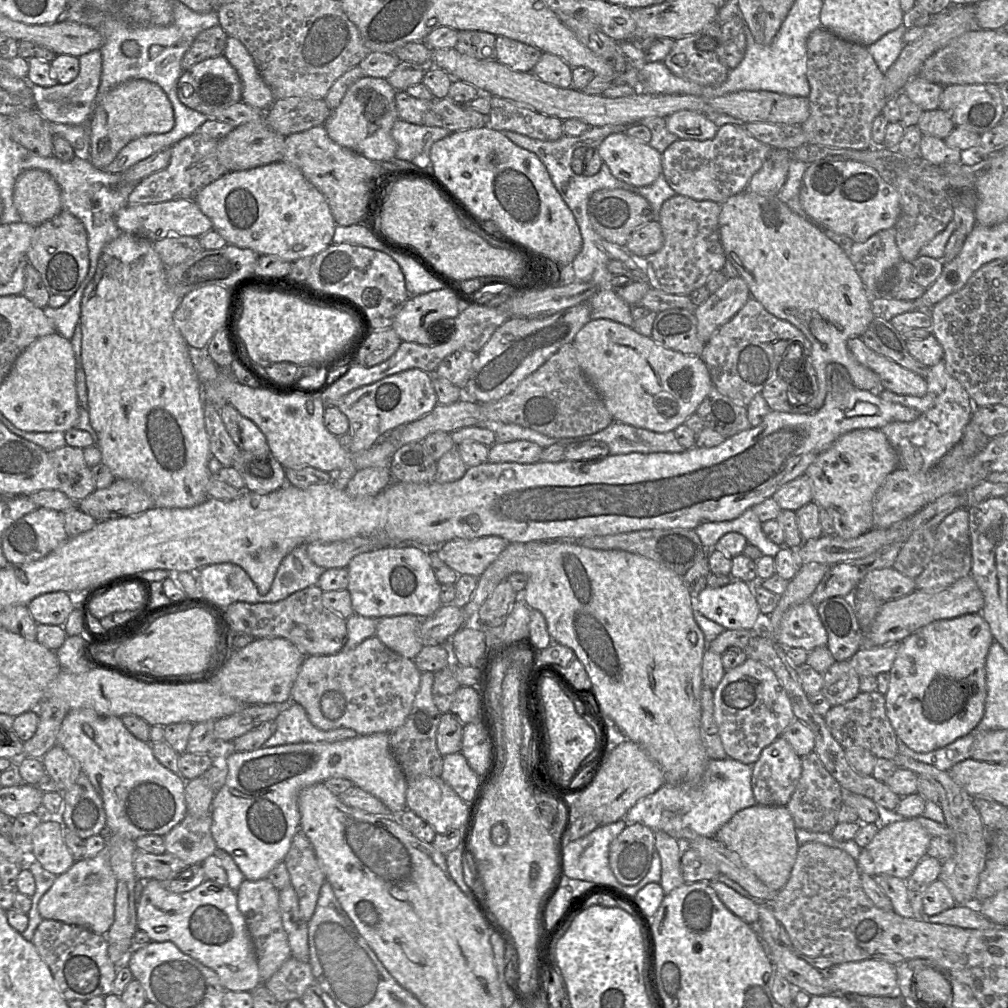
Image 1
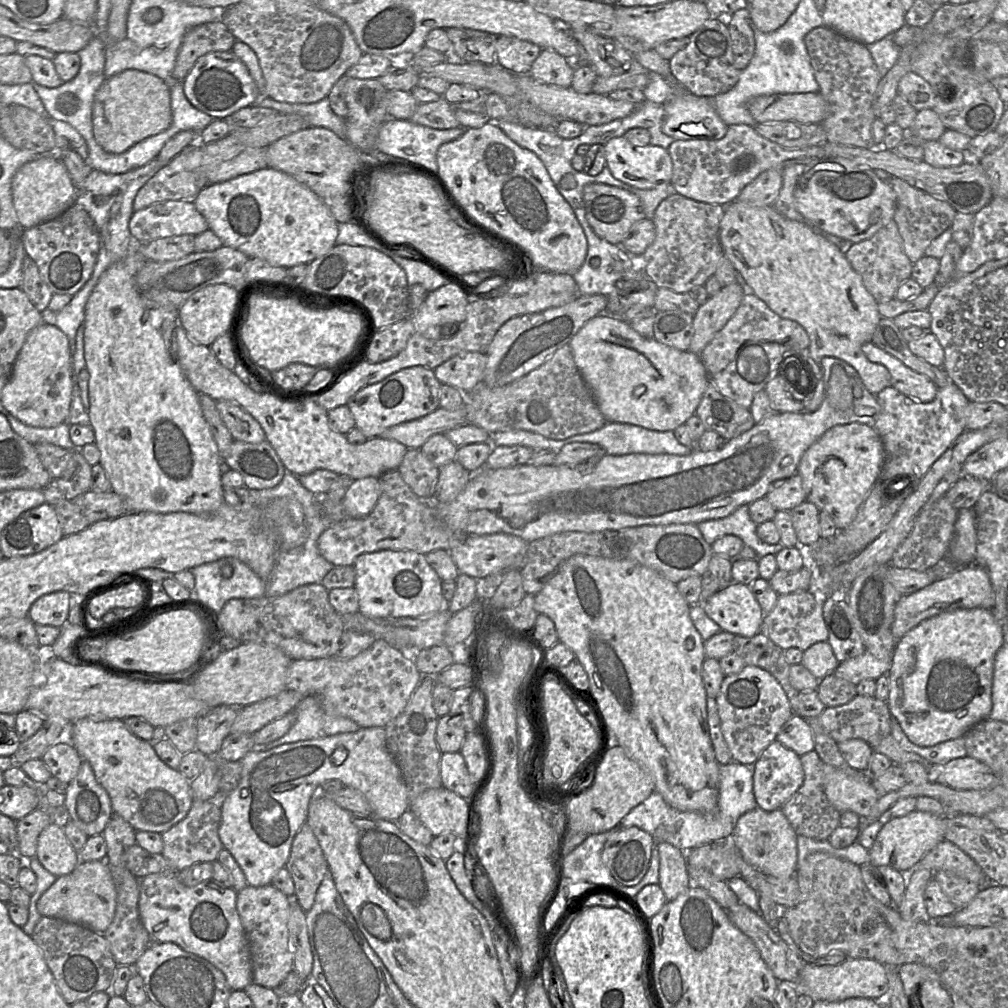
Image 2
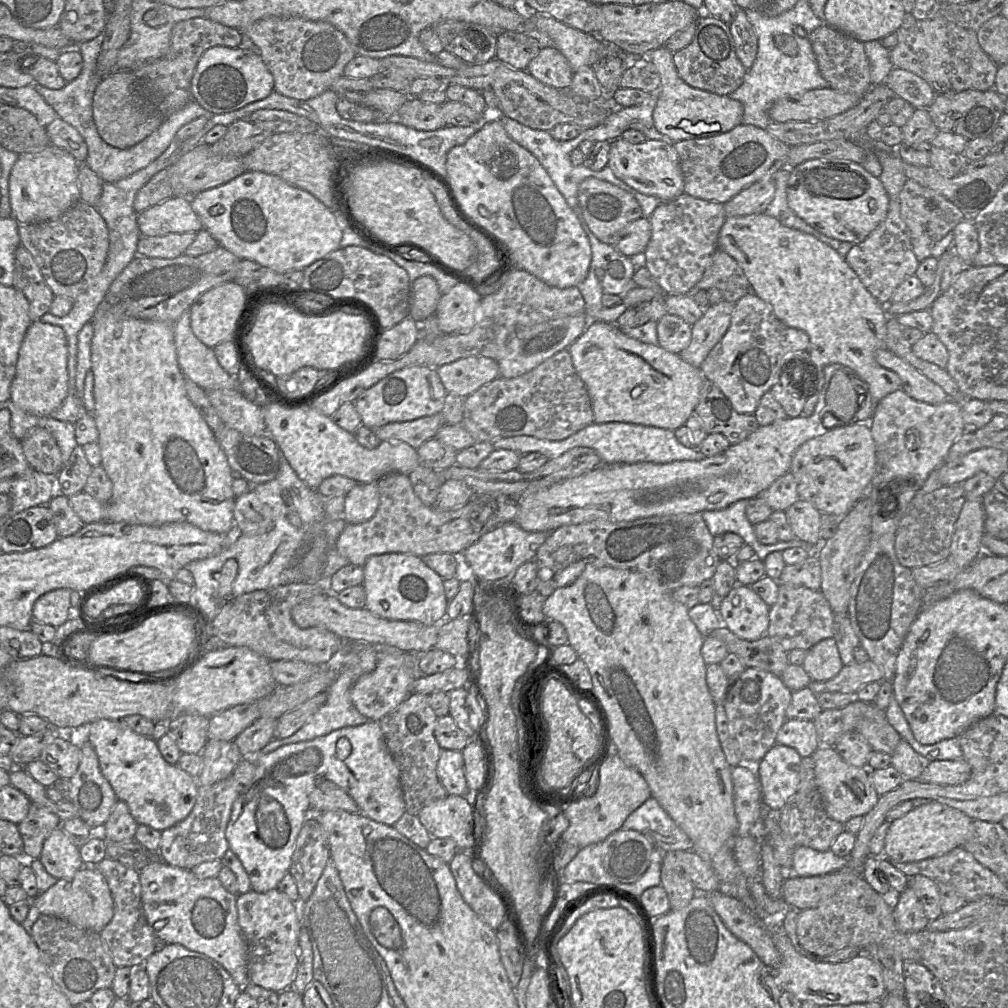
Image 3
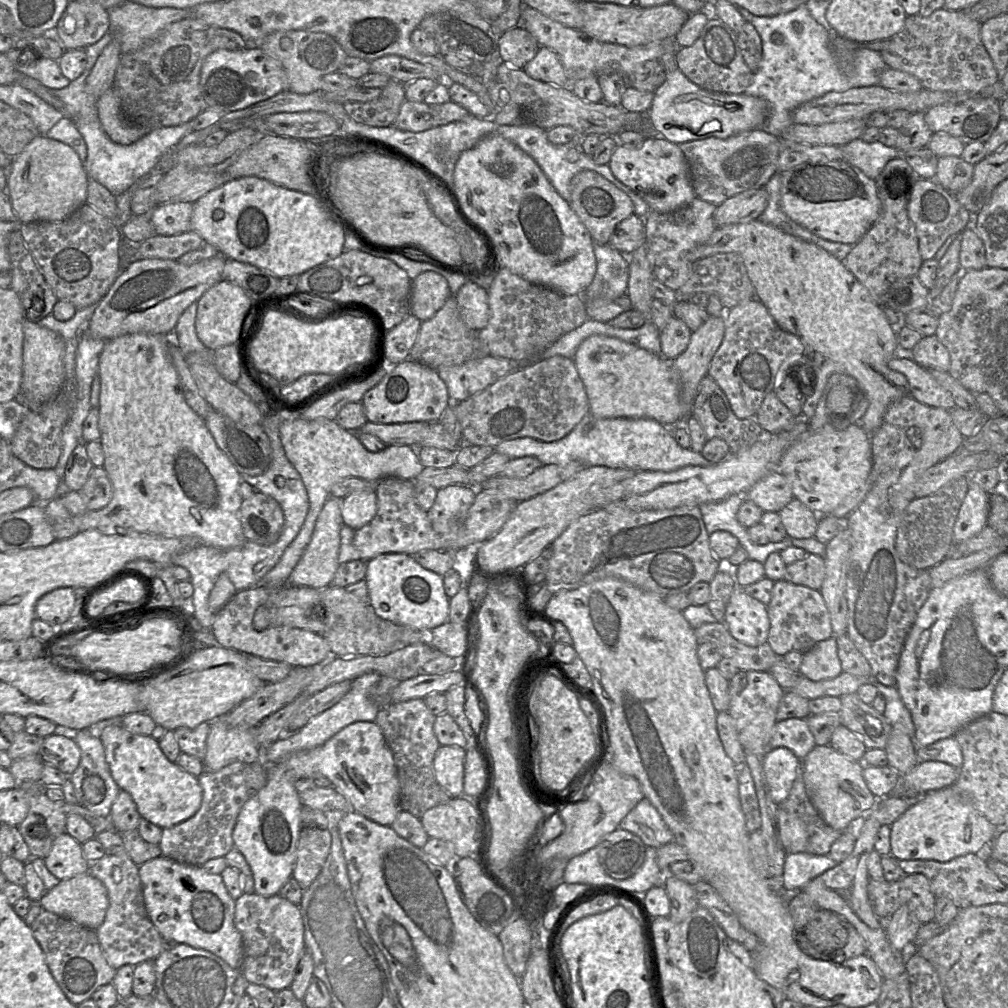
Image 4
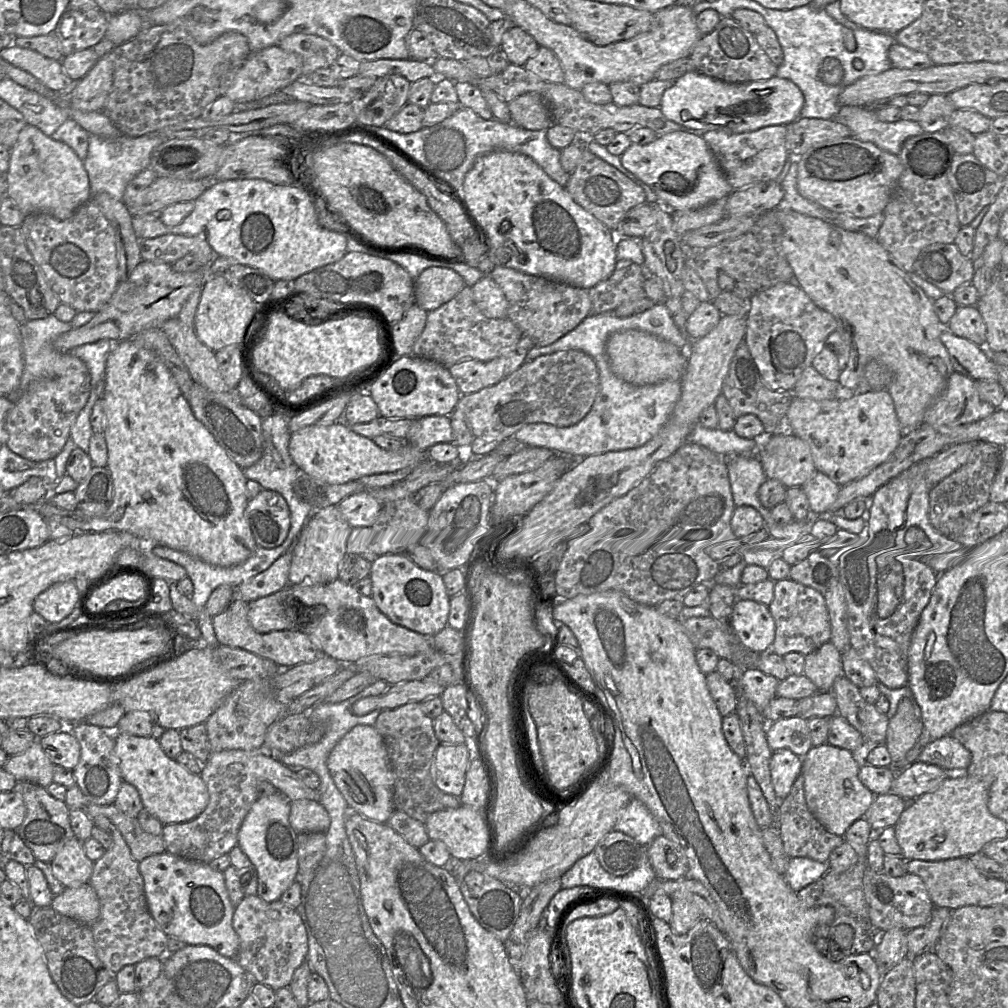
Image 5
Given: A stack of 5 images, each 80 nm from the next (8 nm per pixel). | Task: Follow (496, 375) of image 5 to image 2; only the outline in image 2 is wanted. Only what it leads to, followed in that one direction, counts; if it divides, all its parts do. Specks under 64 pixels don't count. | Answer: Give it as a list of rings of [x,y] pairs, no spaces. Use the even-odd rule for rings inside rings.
[[[461,353],[435,368],[434,374],[441,384],[453,386],[466,395],[483,383],[486,362],[485,353]]]

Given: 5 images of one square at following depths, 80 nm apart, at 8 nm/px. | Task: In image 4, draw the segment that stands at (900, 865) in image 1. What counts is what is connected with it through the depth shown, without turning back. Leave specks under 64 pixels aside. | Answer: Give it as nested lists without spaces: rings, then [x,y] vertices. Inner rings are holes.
[[[951,786],[932,791],[921,796],[918,803],[908,808],[890,826],[891,854],[897,860],[934,860],[947,862],[966,854],[982,854],[993,841],[999,828],[991,824],[987,818],[977,811],[969,802],[962,799]]]

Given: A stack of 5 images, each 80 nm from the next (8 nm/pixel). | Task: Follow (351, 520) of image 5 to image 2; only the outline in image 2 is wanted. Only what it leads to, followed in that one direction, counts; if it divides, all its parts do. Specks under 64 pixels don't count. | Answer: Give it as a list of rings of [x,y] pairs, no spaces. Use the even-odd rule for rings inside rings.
[[[376,477],[356,479],[348,487],[342,505],[350,518],[362,518],[374,509],[380,494],[379,480]]]

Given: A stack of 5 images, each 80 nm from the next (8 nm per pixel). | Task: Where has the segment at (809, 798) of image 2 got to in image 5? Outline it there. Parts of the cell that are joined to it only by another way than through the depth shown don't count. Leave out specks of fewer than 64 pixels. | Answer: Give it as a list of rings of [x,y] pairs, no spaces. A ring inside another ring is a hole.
[[[802,772],[793,783],[790,793],[778,803],[777,826],[784,851],[790,858],[804,857],[818,862],[827,862],[832,851],[845,841],[844,837],[827,831],[808,809]]]

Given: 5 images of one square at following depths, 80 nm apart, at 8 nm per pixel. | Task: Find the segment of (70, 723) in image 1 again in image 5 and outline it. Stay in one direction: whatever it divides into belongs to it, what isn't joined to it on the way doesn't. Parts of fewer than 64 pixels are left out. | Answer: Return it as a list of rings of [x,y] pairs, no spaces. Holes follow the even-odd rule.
[[[115,733],[114,752],[123,782],[133,785],[139,792],[143,808],[157,818],[163,825],[186,823],[198,817],[209,803],[209,793],[200,775],[193,774],[175,759],[170,759],[152,736],[141,737],[127,733]]]

